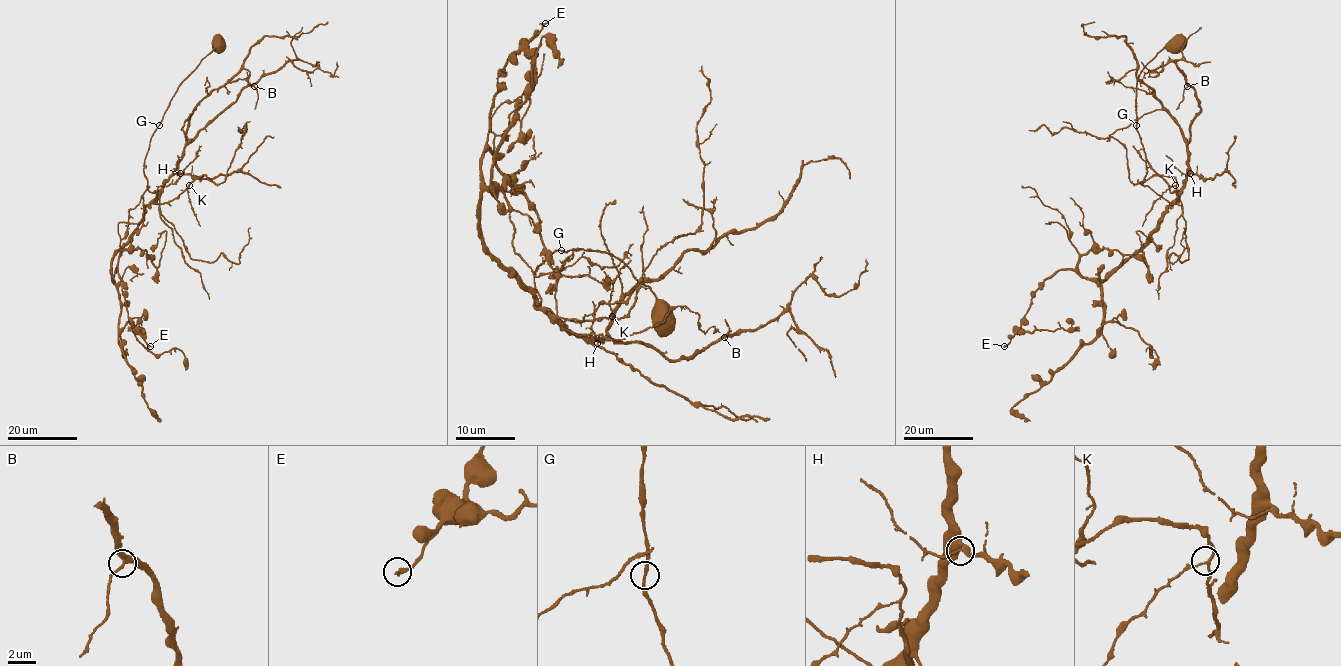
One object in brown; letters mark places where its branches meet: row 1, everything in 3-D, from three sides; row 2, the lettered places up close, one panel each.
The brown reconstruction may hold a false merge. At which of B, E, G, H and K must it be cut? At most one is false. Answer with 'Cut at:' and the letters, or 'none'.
Cut at: none

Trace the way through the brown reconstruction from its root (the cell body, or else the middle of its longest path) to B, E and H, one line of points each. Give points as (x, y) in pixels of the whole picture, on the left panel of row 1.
B: (217, 47), (178, 87), (151, 139), (144, 168), (147, 188), (157, 192), (184, 148), (244, 88), (254, 86)
E: (217, 47), (178, 87), (151, 139), (144, 175), (157, 196), (112, 259), (128, 319), (150, 346)
H: (217, 47), (178, 87), (150, 142), (144, 168), (147, 188), (157, 192), (172, 175), (180, 173)

